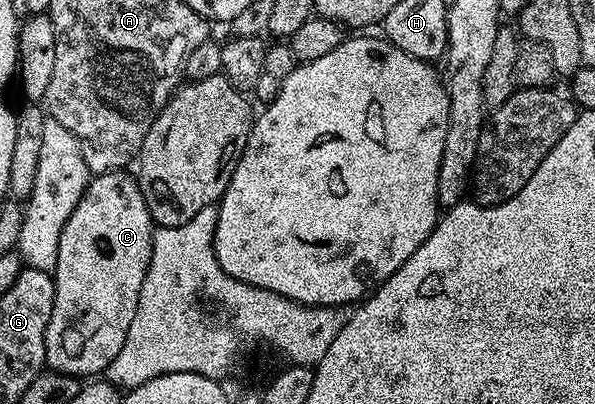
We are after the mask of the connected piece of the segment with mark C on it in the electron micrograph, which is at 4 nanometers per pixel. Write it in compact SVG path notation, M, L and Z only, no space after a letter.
M132 172L98 173L90 180L85 192L81 194L75 211L71 211L71 219L67 219L67 223L63 227L63 235L59 239L59 259L55 270L55 303L45 332L45 363L50 370L69 373L72 377L85 379L88 373L104 374L108 370L109 364L115 359L115 355L119 355L119 347L123 347L123 339L127 339L131 319L135 319L135 307L139 307L139 291L143 287L143 279L147 275L147 267L151 263L154 228L153 217L147 211L147 203L139 191L137 178Z

